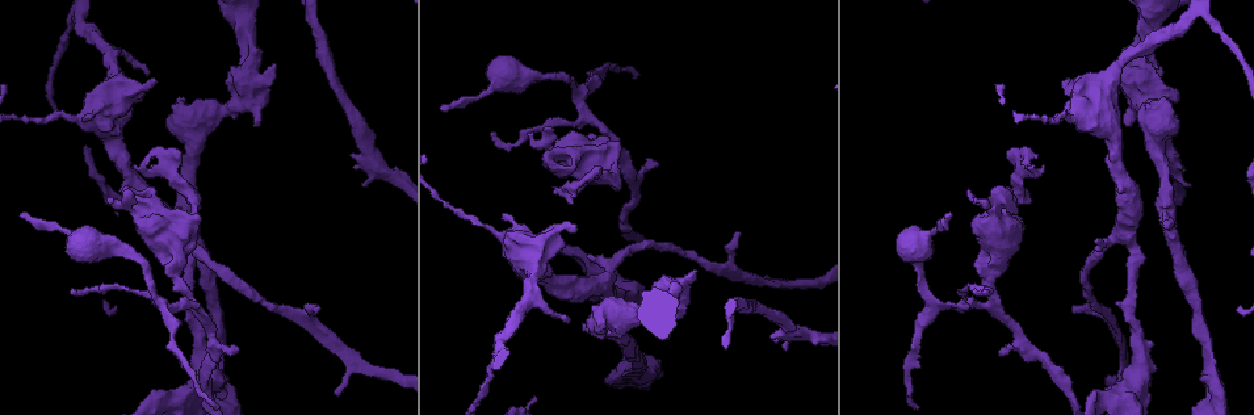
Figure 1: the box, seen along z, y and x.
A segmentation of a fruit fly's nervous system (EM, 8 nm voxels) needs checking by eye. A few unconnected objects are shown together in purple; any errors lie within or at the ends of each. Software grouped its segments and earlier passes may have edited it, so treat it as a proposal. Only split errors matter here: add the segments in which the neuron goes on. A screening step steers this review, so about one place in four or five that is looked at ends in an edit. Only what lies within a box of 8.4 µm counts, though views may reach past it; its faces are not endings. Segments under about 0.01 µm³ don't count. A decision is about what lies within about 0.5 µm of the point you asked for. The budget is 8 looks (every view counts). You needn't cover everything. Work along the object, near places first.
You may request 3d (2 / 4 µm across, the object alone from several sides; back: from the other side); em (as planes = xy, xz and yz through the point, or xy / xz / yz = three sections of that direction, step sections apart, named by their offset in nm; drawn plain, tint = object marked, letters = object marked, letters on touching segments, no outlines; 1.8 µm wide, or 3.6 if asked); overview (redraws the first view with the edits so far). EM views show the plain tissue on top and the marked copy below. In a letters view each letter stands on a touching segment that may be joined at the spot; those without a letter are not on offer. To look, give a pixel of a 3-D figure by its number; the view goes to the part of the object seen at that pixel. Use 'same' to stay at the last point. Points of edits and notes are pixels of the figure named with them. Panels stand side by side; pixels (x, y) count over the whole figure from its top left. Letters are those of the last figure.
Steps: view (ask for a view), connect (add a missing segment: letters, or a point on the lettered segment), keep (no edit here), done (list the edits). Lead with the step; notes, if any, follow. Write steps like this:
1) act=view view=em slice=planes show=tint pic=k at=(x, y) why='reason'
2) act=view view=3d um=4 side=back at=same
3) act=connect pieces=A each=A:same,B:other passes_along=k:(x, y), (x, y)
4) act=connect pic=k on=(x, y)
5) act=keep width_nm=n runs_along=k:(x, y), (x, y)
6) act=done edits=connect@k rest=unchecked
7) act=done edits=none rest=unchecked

act=view view=3d um=2 pic=1 at=(1219, 393) why='abrupt turn'

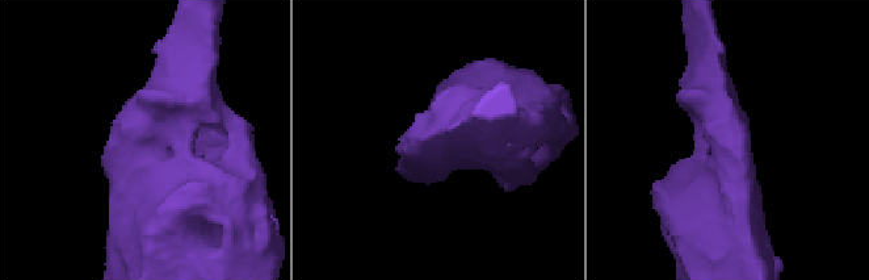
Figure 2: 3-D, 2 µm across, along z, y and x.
act=view view=em slice=planes show=tint pic=2 at=(457, 133)

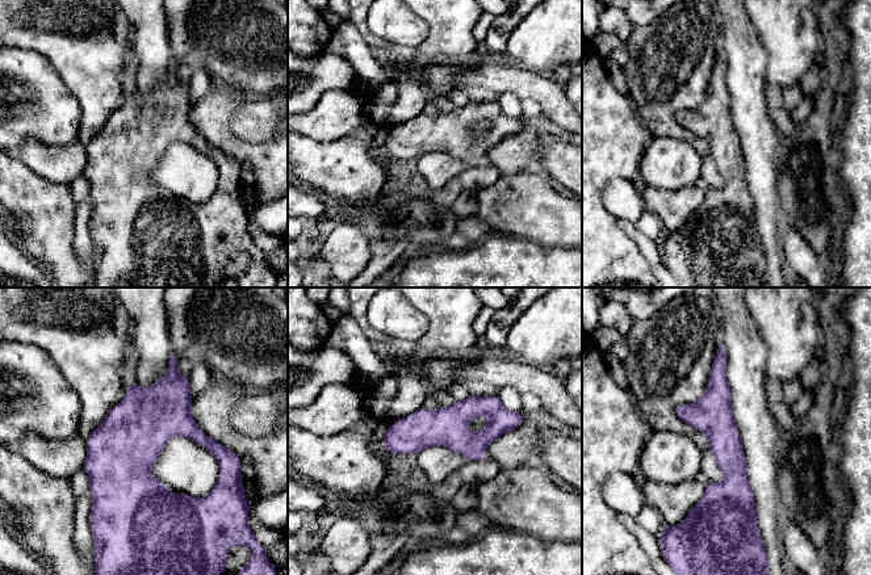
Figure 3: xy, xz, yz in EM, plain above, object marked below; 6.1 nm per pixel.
act=view view=em slice=planes show=letters at=same why='what lies round it'

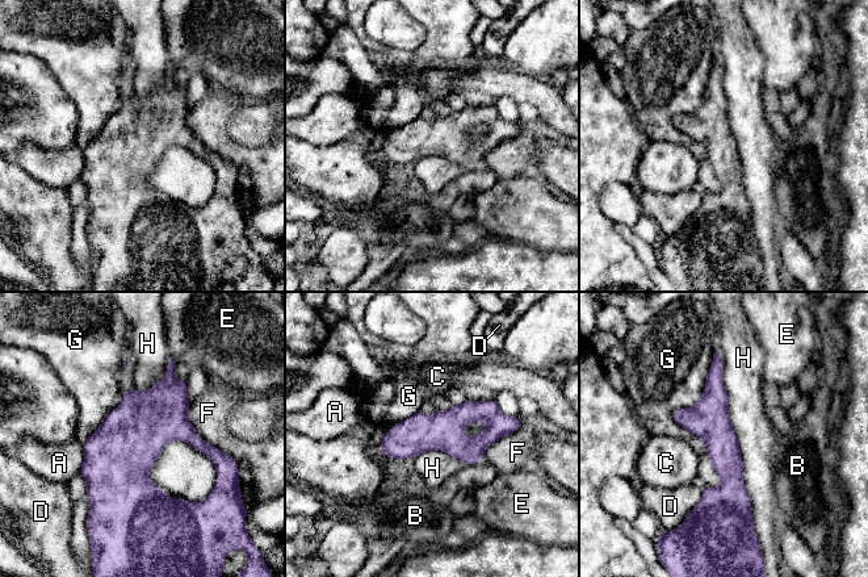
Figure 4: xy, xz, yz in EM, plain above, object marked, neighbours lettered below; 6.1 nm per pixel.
act=keep each=A:other,B:other,C:other,D:other,E:other,F:other,G:other,H:other runs_along=4:(720, 360), (716, 430), (733, 518) found='no lettered segment goes on from it'

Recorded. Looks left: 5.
act=view view=3d um=4 pic=1 at=(1168, 220) why='a narrow waist'

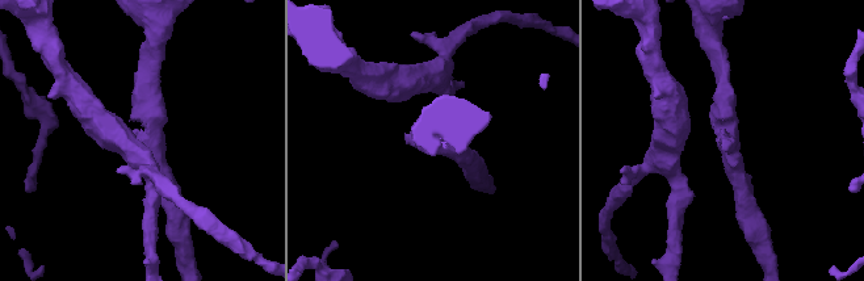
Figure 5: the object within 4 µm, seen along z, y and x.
act=view view=em slice=planes show=tint pic=5 at=(153, 137)

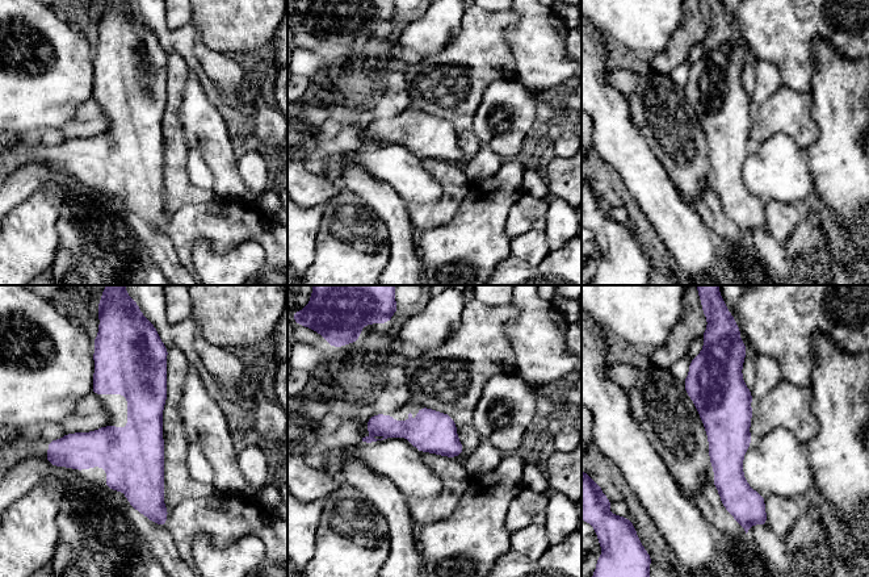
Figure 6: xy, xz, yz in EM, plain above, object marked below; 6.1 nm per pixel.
act=view view=em slice=planes show=letters at=same why='what lies round it'

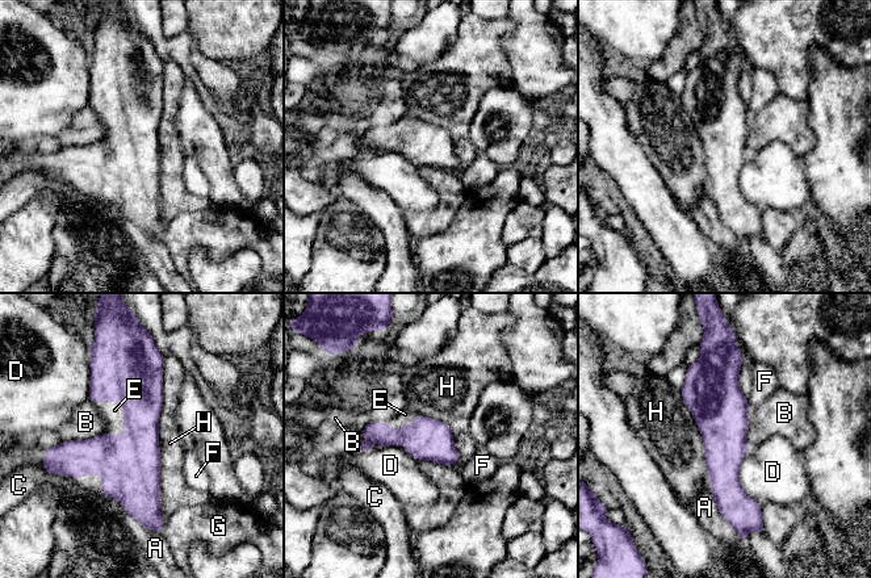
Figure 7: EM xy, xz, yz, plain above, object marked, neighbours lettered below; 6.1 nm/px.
act=connect pieces=E width_nm=260 longest_contact=H:1000nm each=A:other,B:other,C:other,D:other,E:same,F:other,G:other,H:other found='the neuron continues'

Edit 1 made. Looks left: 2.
act=done edits=connect@7 rest=unchecked

